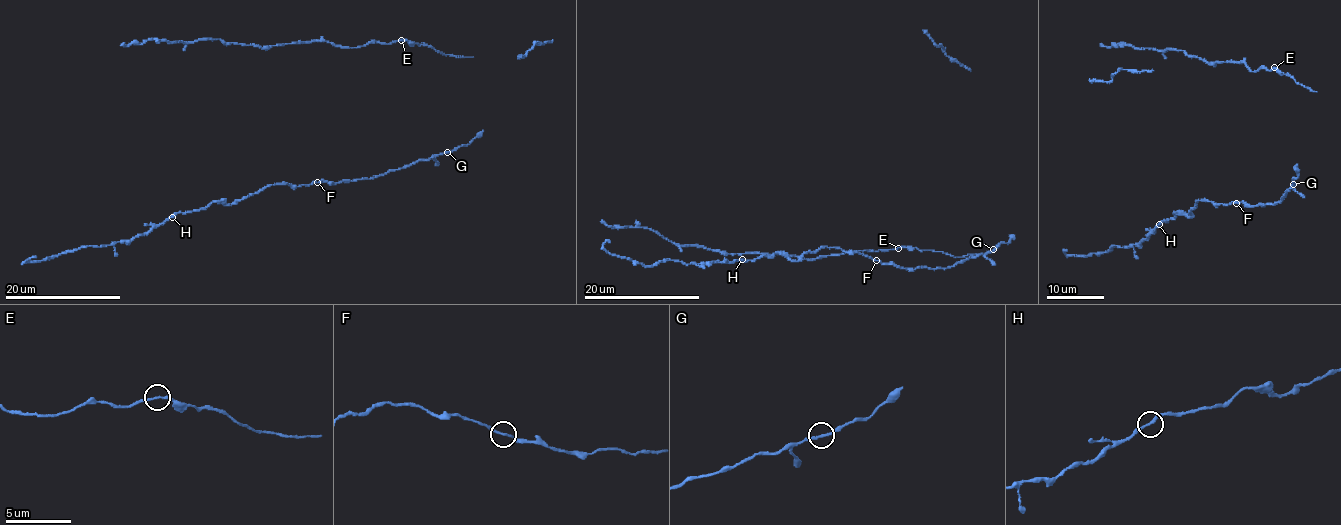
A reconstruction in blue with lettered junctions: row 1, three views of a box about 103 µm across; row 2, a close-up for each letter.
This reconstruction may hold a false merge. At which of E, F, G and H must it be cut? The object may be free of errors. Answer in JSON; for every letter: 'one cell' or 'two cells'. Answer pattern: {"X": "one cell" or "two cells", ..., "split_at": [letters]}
{"E": "one cell", "F": "one cell", "G": "one cell", "H": "one cell", "split_at": []}

